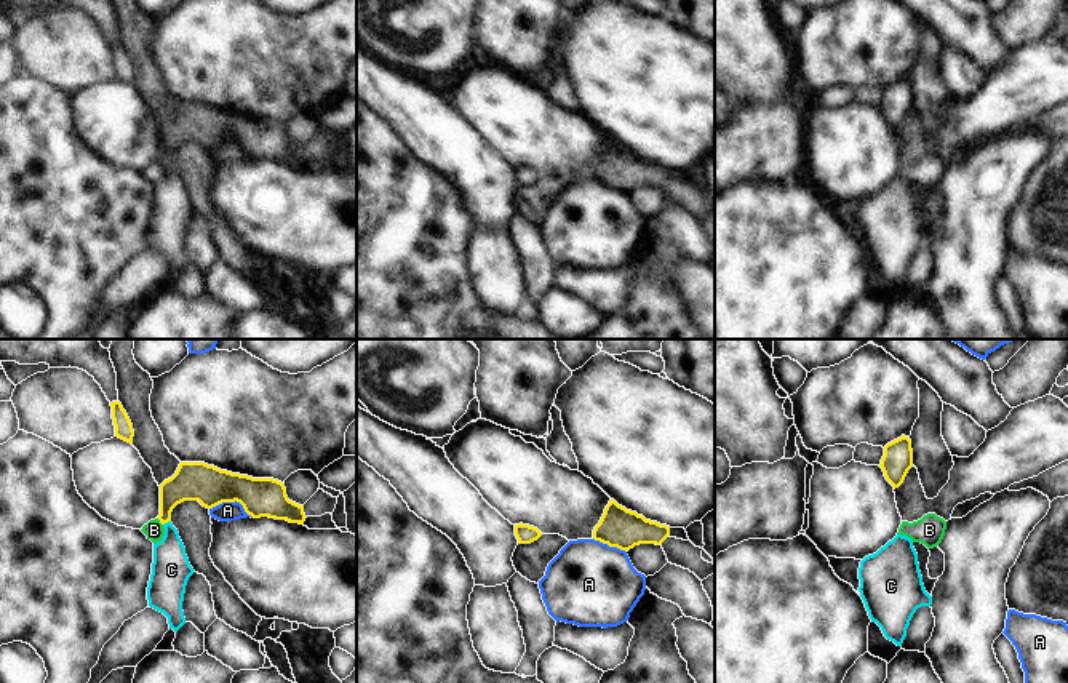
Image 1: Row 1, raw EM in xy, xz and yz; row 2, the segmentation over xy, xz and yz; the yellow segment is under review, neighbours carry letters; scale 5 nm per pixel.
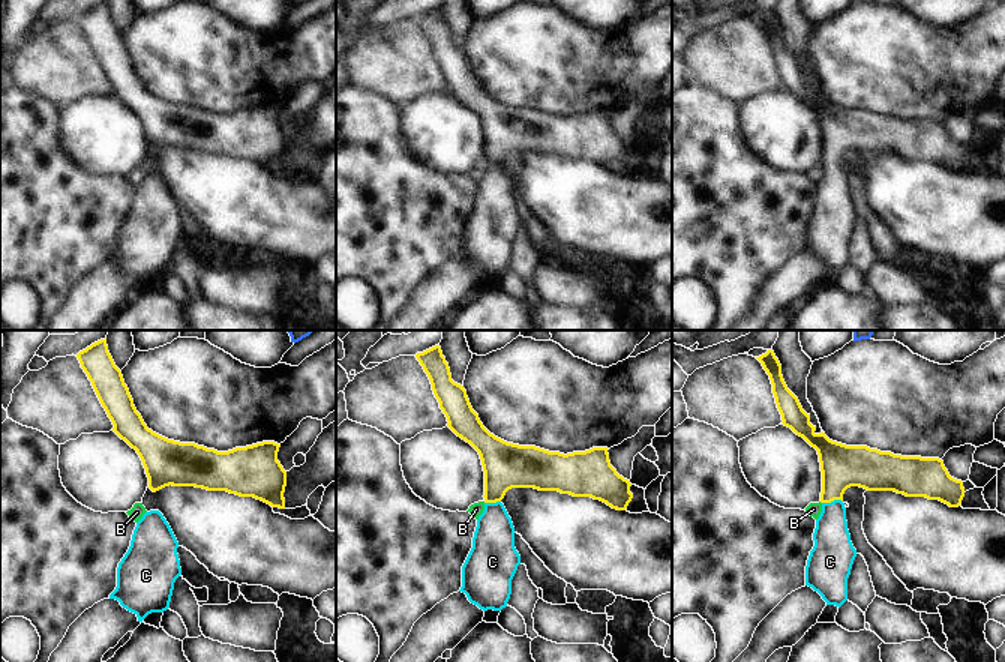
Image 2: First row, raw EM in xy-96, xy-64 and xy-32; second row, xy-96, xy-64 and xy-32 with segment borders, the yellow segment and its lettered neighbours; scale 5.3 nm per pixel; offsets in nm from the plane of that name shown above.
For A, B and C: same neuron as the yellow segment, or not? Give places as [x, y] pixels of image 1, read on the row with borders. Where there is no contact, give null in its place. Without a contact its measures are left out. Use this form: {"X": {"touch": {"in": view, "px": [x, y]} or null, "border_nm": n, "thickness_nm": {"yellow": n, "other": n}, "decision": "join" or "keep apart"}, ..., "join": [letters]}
{"A": {"touch": {"in": "xy", "px": [232, 501]}, "border_nm": 220, "thickness_nm": {"yellow": 200, "other": 100}, "decision": "keep apart"}, "B": {"touch": {"in": "xy", "px": [160, 522]}, "border_nm": 50, "thickness_nm": {"yellow": 180, "other": 100}, "decision": "keep apart"}, "C": {"touch": {"in": "xy", "px": [167, 522]}, "border_nm": 50, "thickness_nm": {"yellow": 190, "other": 190}, "decision": "join"}, "join": ["C"]}

